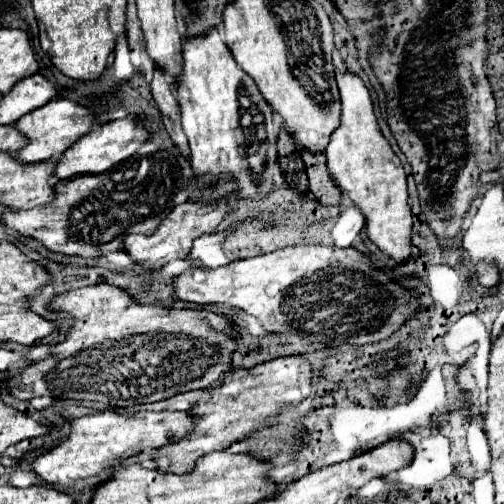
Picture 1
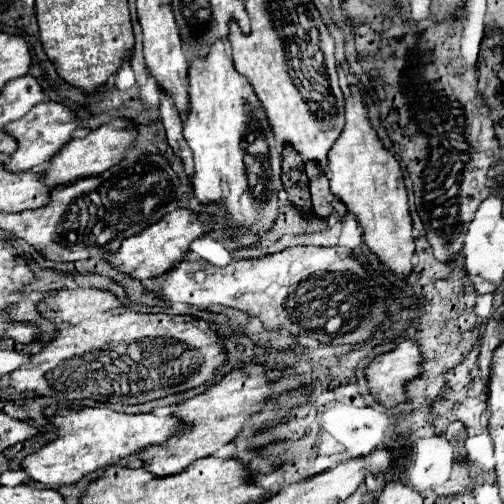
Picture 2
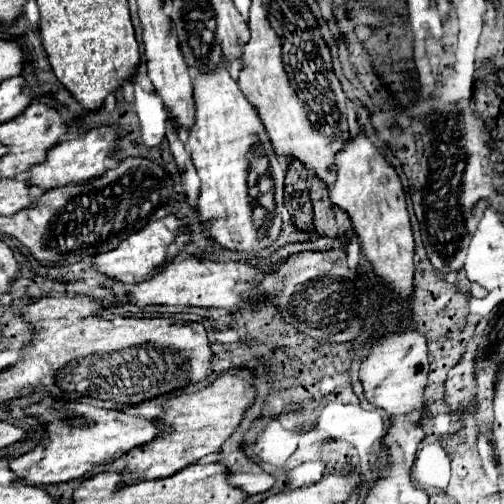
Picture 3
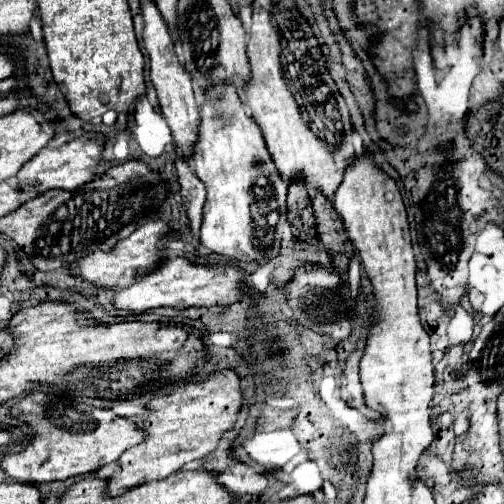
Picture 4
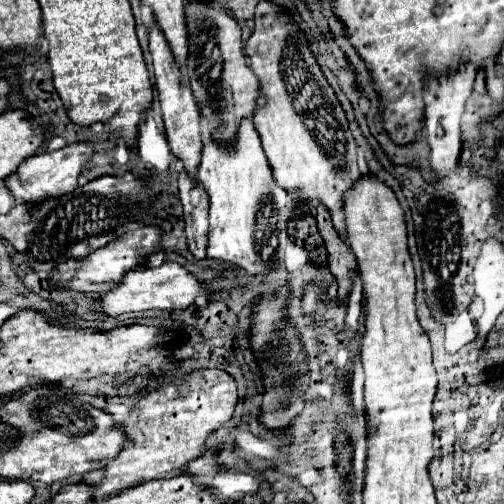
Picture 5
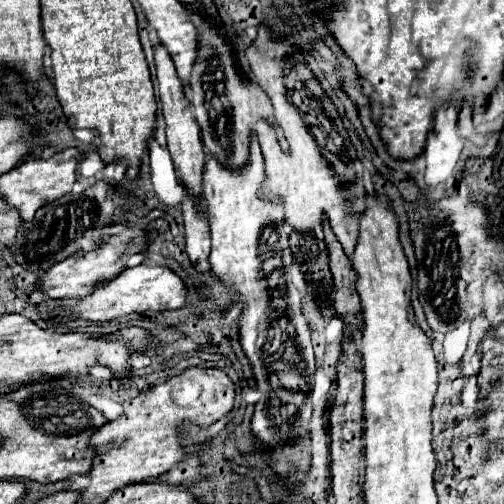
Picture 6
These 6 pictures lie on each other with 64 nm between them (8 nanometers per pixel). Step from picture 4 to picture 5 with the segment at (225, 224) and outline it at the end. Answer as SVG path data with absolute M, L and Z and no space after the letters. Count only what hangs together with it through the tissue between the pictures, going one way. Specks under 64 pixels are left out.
M252 118L240 124L238 138L230 148L222 148L216 142L210 142L202 148L198 180L210 198L208 258L220 260L228 268L236 266L240 270L246 270L248 280L266 276L270 264L262 260L258 250L256 218L268 200L272 200L274 210L284 210L288 206L288 194L272 180L272 170L268 168L268 160L264 156L260 136L252 124Z

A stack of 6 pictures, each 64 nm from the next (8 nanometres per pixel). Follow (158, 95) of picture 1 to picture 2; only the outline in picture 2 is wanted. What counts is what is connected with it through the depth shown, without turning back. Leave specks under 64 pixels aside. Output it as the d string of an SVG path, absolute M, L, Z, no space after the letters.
M162 92L160 116L162 116L164 130L166 130L166 142L182 158L186 176L188 176L188 180L192 180L192 176L194 176L194 162L192 162L192 152L190 152L186 140L182 138L182 116L178 114L172 98L166 92Z

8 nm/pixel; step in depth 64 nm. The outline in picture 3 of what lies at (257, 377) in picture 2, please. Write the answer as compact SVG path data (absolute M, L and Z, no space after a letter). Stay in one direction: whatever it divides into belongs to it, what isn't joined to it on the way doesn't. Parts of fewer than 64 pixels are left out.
M228 368L220 372L218 378L200 392L170 398L170 402L166 402L162 406L162 412L154 418L158 424L164 424L168 432L166 430L160 432L148 444L132 448L126 454L126 468L122 472L122 482L132 484L138 480L168 478L186 468L190 462L206 454L218 452L224 440L238 428L244 410L254 402L256 388L252 382L254 378L250 370Z

